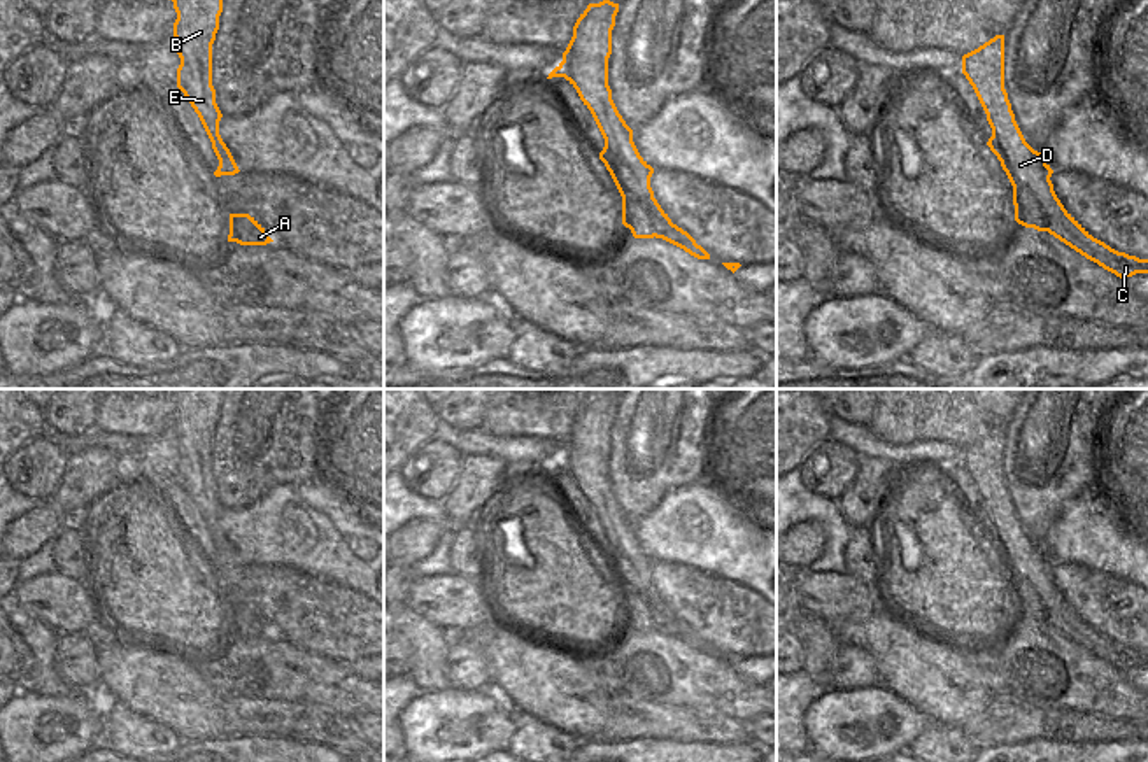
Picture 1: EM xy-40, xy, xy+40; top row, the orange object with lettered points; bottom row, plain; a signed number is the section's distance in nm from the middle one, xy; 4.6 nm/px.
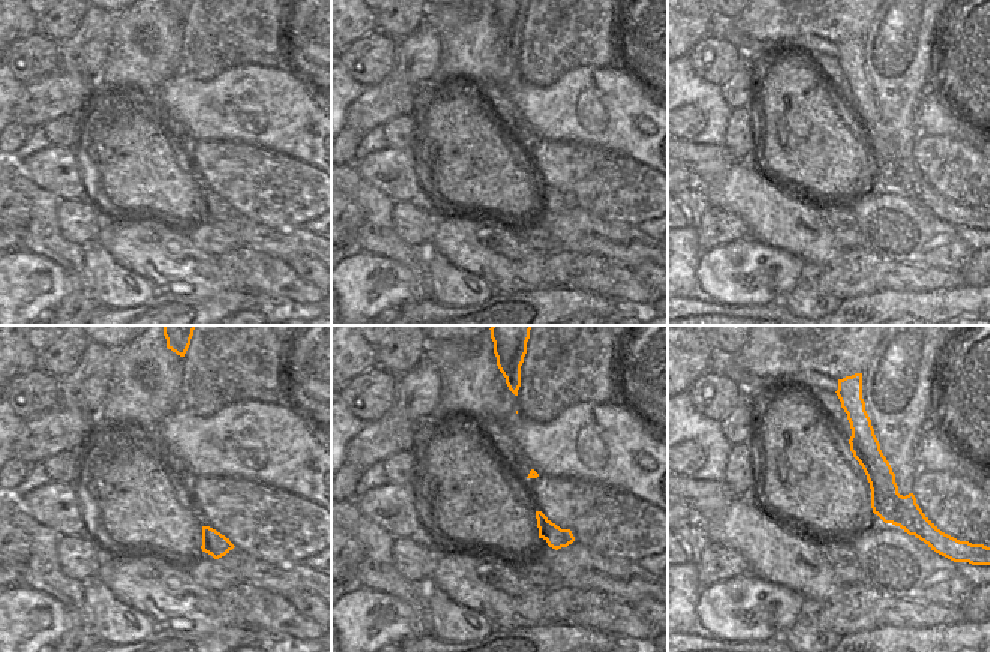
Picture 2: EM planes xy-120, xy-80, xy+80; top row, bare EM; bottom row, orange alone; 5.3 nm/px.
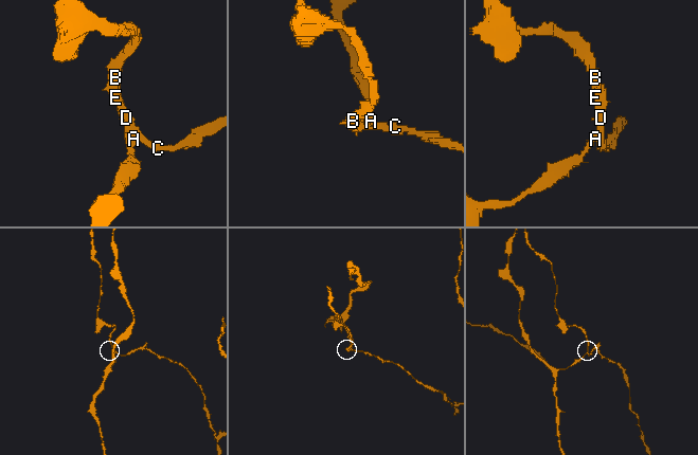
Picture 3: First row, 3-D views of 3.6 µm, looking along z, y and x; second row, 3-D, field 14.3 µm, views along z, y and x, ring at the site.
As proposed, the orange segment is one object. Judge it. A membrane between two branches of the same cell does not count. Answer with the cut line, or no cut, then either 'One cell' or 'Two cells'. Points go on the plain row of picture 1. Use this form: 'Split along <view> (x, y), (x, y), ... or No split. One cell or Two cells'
Split along xy+40 (1013, 580), (1024, 580), (1038, 594), (1047, 622). Two cells.

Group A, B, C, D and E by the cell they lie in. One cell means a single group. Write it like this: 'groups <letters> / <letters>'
groups A / B C D E

